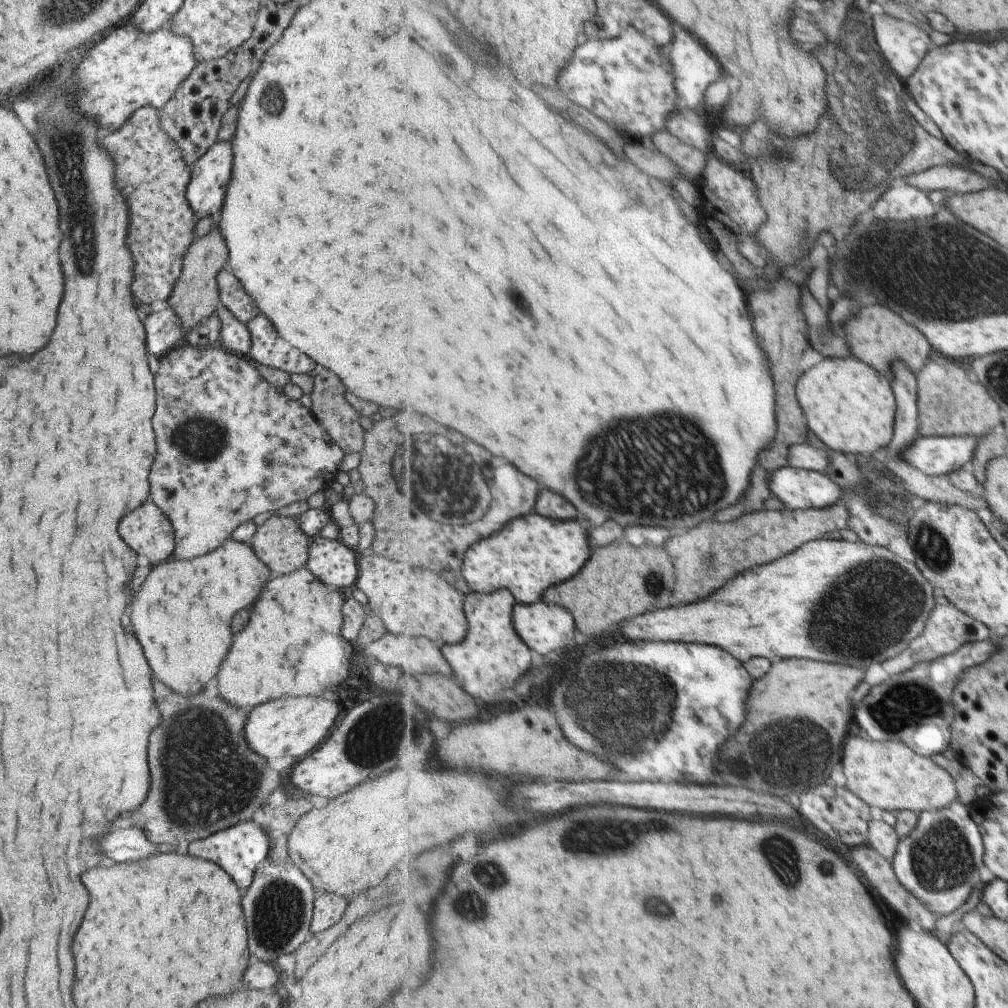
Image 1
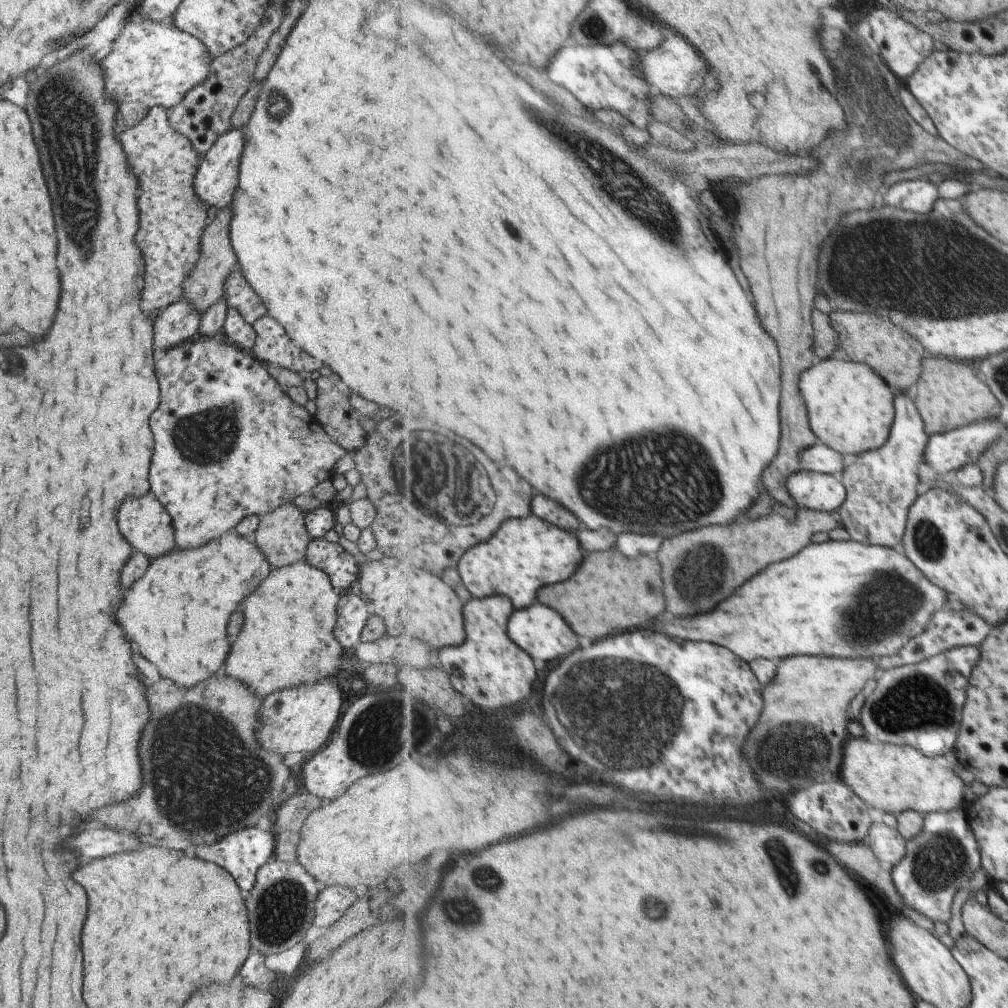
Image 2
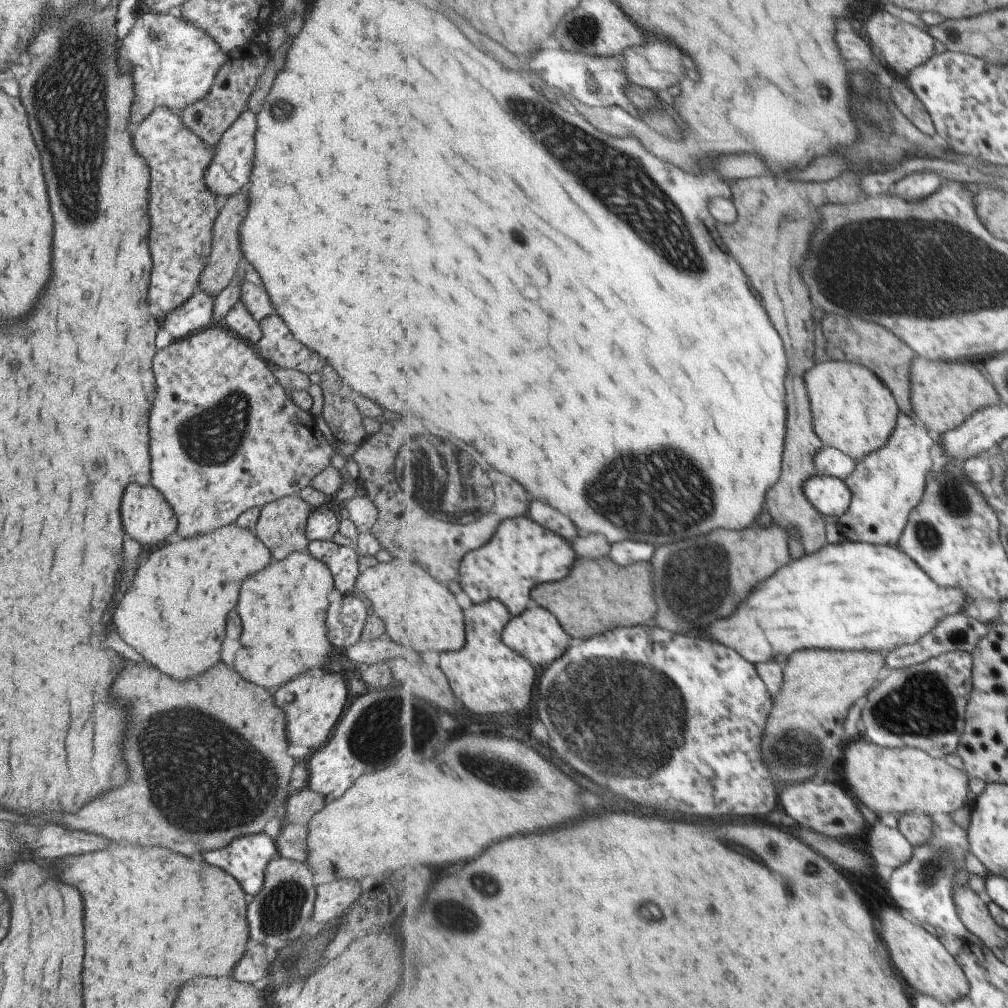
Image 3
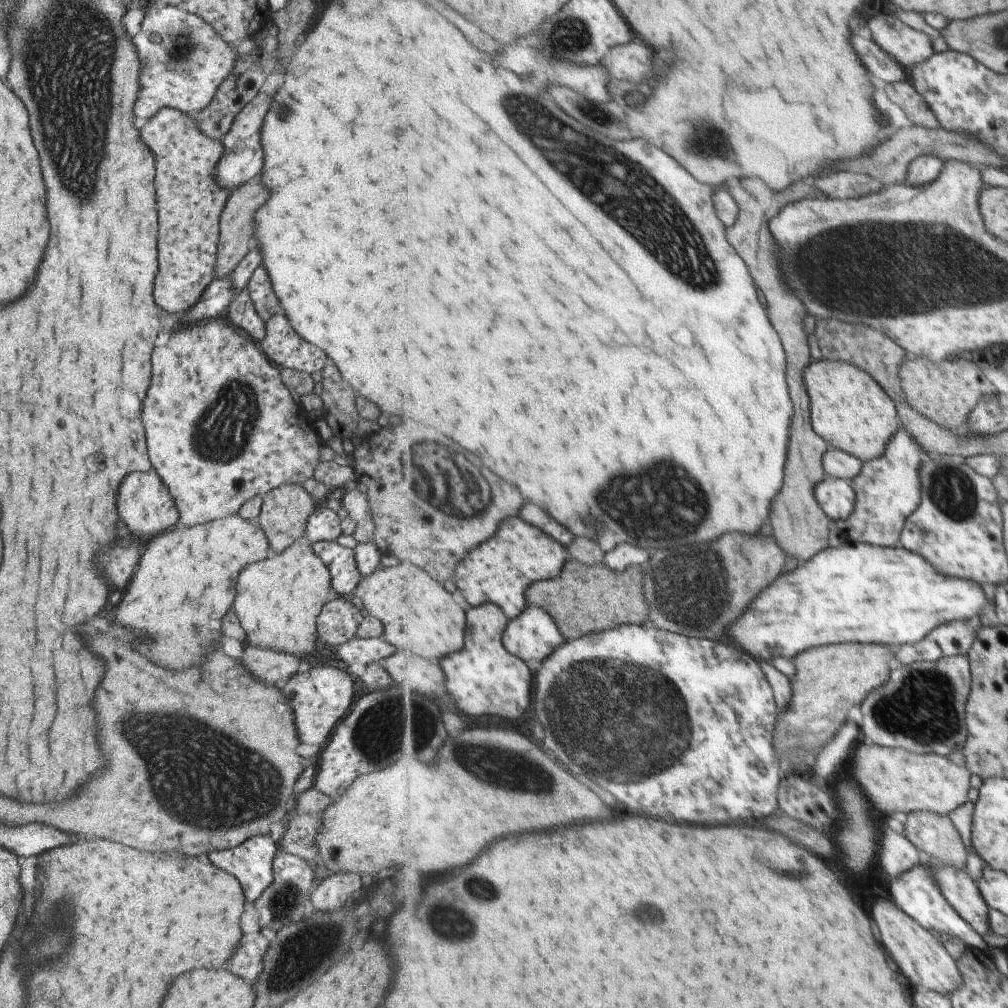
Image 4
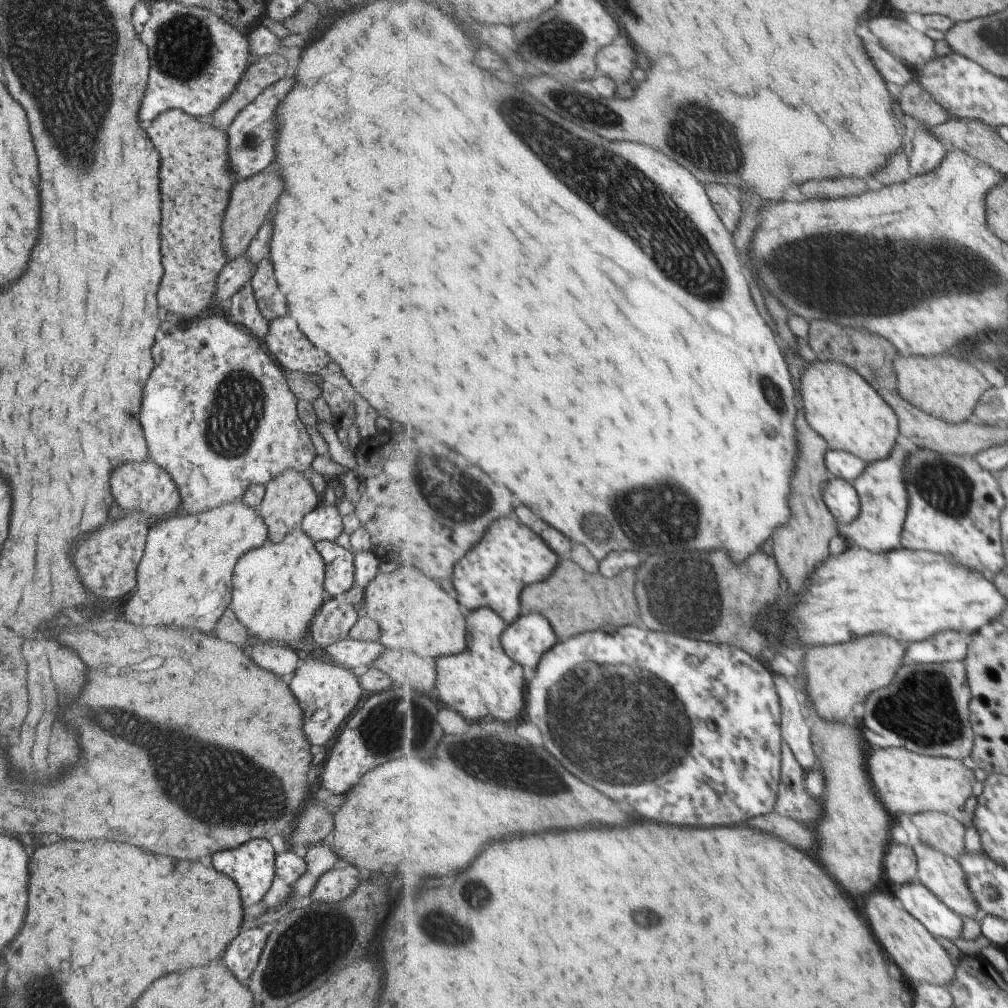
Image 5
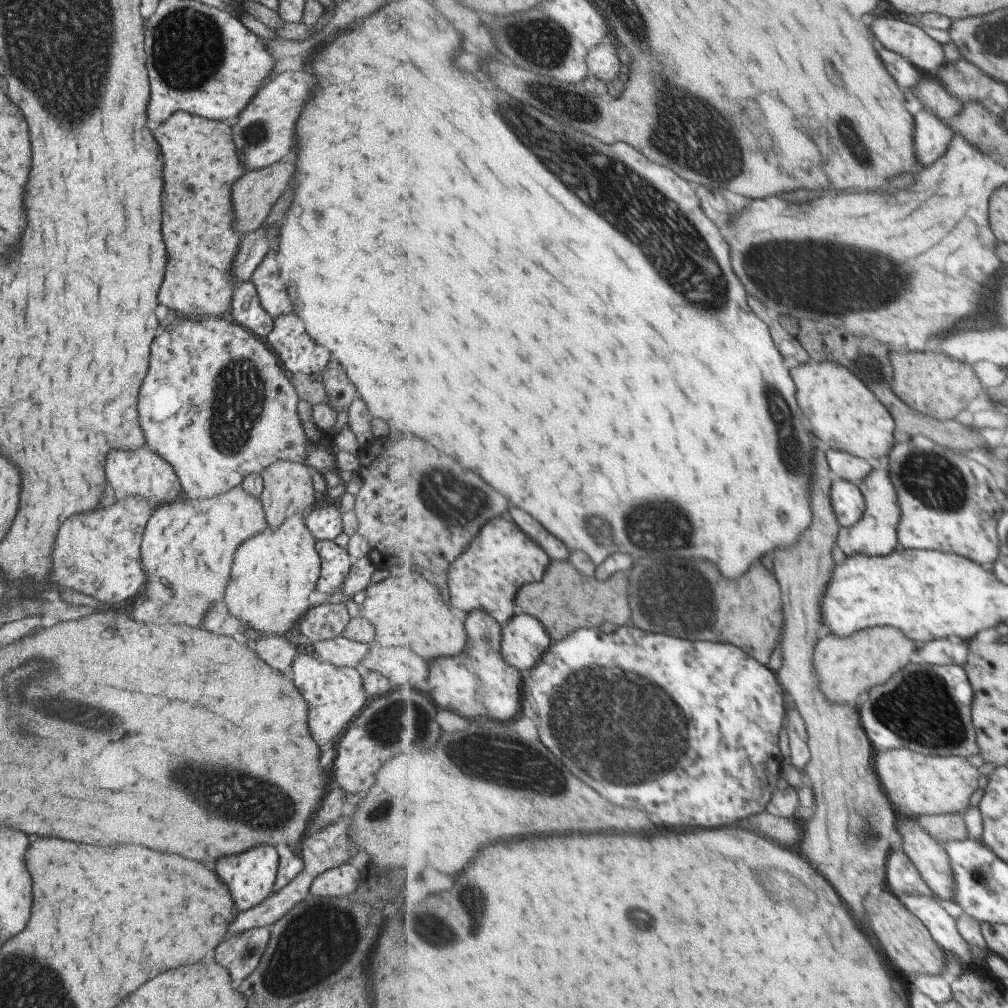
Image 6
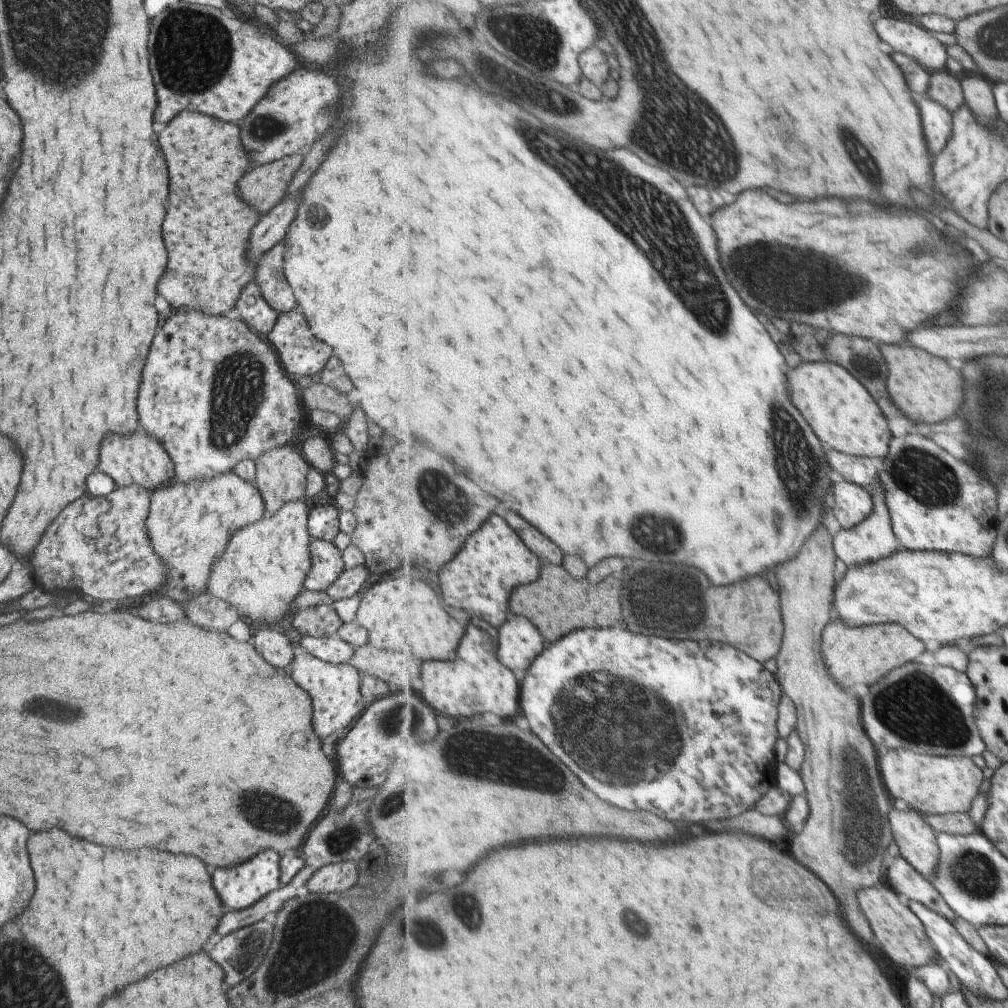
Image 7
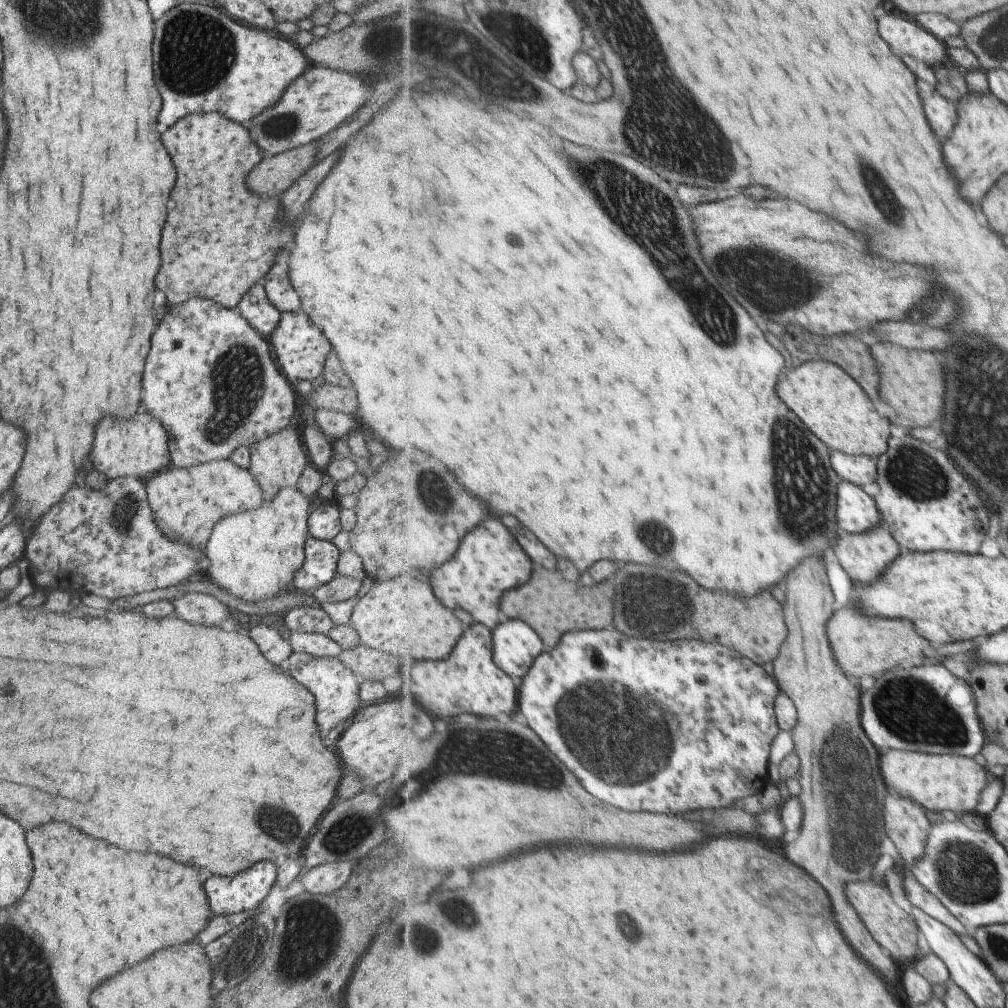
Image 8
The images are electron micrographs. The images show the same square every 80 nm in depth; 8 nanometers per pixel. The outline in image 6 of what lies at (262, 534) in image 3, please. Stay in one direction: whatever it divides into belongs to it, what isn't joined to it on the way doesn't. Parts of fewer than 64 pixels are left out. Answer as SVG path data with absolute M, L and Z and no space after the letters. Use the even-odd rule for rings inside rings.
M275 461L262 472L262 489L258 500L261 503L266 524L270 529L276 529L288 516L293 513L309 511L315 502L311 482L311 470L306 464Z

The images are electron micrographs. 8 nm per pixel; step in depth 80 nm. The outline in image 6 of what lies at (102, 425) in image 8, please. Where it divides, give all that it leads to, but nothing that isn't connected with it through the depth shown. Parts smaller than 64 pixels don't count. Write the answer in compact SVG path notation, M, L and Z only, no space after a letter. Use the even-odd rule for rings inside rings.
M145 444L135 452L111 452L105 462L105 478L116 499L142 497L152 510L158 505L172 503L181 494L180 484L171 467L161 457L152 453Z

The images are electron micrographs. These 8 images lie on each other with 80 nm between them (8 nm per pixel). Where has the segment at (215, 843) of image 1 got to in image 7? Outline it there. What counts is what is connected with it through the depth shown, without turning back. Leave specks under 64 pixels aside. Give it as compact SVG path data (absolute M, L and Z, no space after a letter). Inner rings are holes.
M265 850L265 852L259 852L259 856L239 863L239 866L215 870L211 876L211 884L213 884L225 911L240 911L249 908L266 894L277 889L277 885L280 884L278 881L279 861L280 858L275 851Z

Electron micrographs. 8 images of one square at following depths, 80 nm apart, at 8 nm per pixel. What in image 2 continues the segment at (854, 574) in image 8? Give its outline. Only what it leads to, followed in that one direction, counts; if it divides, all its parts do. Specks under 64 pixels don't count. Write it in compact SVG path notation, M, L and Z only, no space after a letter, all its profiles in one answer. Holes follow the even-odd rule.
M896 392L896 418L891 430L890 440L875 451L850 456L847 459L845 472L840 476L847 488L847 500L843 502L839 512L843 515L846 531L853 541L861 541L885 547L902 544L909 517L910 509L920 498L917 488L921 485L917 468L925 464L925 448L929 446L929 436L926 434L924 420L917 410L914 392Z

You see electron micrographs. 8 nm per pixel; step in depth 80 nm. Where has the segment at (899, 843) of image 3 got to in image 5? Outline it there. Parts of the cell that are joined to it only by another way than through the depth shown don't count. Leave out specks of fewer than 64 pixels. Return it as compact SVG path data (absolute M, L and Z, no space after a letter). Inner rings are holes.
M891 838L883 865L883 869L894 887L918 878L918 856L914 847L908 843L899 844Z

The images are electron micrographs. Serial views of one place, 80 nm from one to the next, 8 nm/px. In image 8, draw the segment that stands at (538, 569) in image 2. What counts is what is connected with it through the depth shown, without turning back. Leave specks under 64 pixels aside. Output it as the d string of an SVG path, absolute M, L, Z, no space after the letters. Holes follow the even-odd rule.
M487 518L465 535L455 556L433 572L433 588L447 608L463 608L477 622L493 630L504 619L503 592L519 586L519 578L529 582L531 574L534 574L533 562L517 538L513 538L501 520Z

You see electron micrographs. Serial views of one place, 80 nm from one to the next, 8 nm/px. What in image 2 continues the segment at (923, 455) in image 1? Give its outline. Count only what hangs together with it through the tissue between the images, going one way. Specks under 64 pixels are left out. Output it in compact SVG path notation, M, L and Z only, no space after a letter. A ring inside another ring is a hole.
M997 418L997 420L981 420L981 422L973 422L973 424L969 424L969 426L965 426L964 428L957 428L956 430L932 435L929 438L929 446L925 448L925 465L934 468L940 476L945 476L953 474L967 464L978 462L983 452L989 450L989 447L993 446L996 442L1001 442L1001 429L1005 428L1007 430L1006 424L999 422L998 419L999 418Z

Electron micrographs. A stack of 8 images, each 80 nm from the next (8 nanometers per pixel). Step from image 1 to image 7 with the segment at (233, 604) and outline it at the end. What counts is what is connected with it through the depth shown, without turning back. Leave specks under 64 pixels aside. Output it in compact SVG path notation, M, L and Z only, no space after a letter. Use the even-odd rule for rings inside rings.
M233 471L216 476L208 481L191 481L181 483L177 478L169 485L161 485L148 495L150 505L146 518L146 532L152 551L162 561L164 569L164 581L152 594L157 592L155 598L141 604L137 608L137 616L151 620L151 622L175 622L183 618L183 604L193 598L197 592L205 592L207 580L209 580L213 562L224 551L228 538L240 528L261 520L264 504L261 500L255 484L244 482Z

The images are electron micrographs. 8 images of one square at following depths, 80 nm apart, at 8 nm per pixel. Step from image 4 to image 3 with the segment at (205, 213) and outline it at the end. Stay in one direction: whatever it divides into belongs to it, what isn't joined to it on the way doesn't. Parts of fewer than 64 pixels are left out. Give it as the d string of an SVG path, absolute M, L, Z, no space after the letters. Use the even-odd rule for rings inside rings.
M164 107L151 110L147 120L143 120L143 124L139 124L131 134L131 144L139 156L143 154L149 166L147 214L151 220L151 232L147 238L153 266L147 300L161 312L169 314L198 290L199 276L203 274L203 268L207 268L211 252L211 224L215 222L215 212L218 216L221 203L203 186L203 176L211 162L214 146L205 146L199 136L187 130L179 115Z

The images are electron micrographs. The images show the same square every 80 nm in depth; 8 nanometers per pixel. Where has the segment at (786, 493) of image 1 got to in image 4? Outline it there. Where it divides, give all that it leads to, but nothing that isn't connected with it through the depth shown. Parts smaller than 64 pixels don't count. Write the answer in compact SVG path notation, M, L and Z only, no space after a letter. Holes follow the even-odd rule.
M828 477L817 485L815 496L833 523L849 520L855 512L857 496L852 480Z

